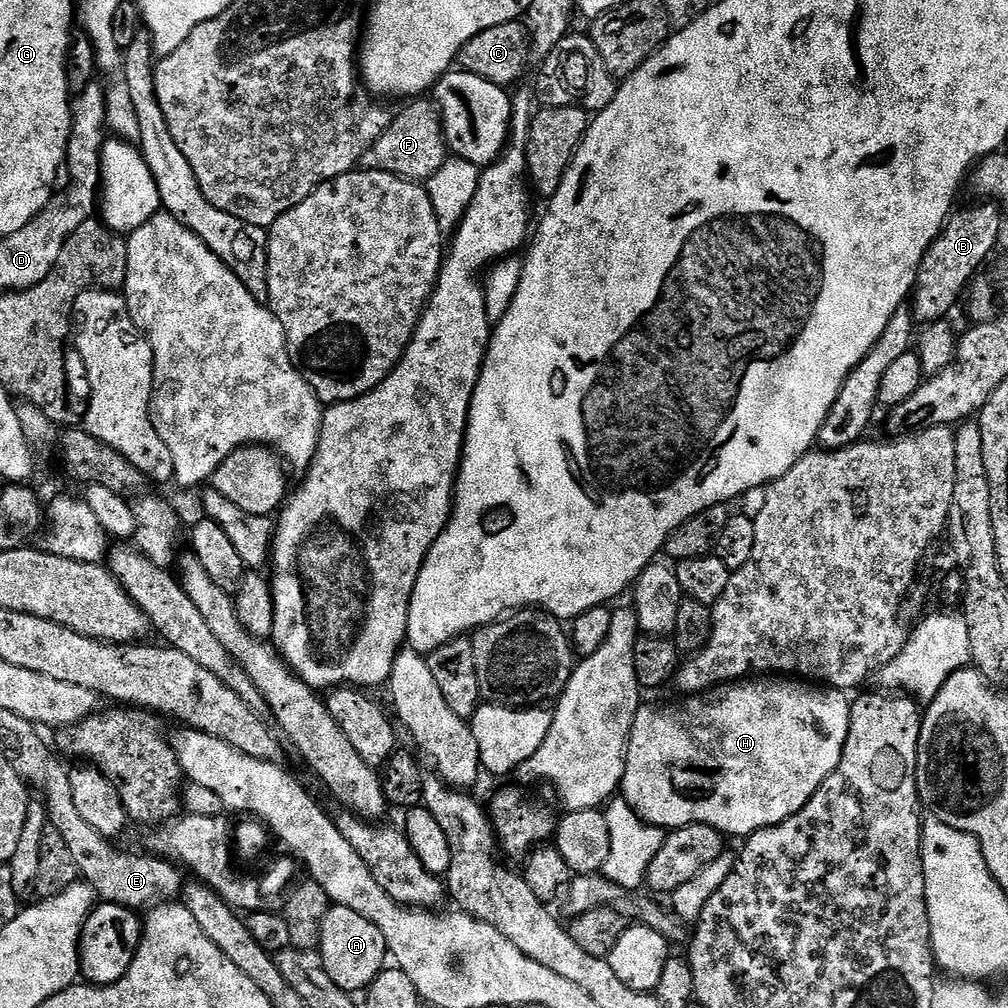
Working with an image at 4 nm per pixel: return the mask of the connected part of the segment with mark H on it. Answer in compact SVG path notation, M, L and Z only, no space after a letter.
M748 678L743 682L725 684L718 694L692 694L681 704L668 704L665 708L642 706L636 711L632 733L628 739L628 757L622 785L622 799L630 805L648 824L665 830L684 828L687 824L705 824L723 832L725 837L753 836L758 830L781 824L786 818L798 814L812 795L822 786L822 782L838 766L842 750L846 746L846 734L850 730L852 700L847 691L827 686L817 686L812 682L801 682L796 678Z

